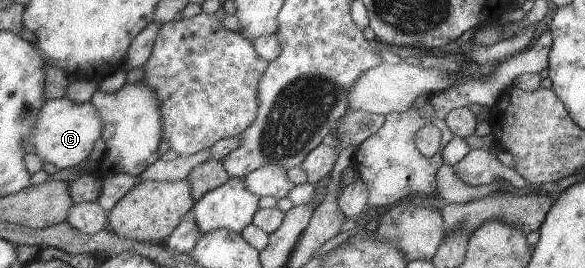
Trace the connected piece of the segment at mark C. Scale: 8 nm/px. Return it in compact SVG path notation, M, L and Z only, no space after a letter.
M65 97L48 101L41 108L31 143L45 162L55 165L57 170L62 170L87 161L103 133L104 121L92 101L77 103Z

